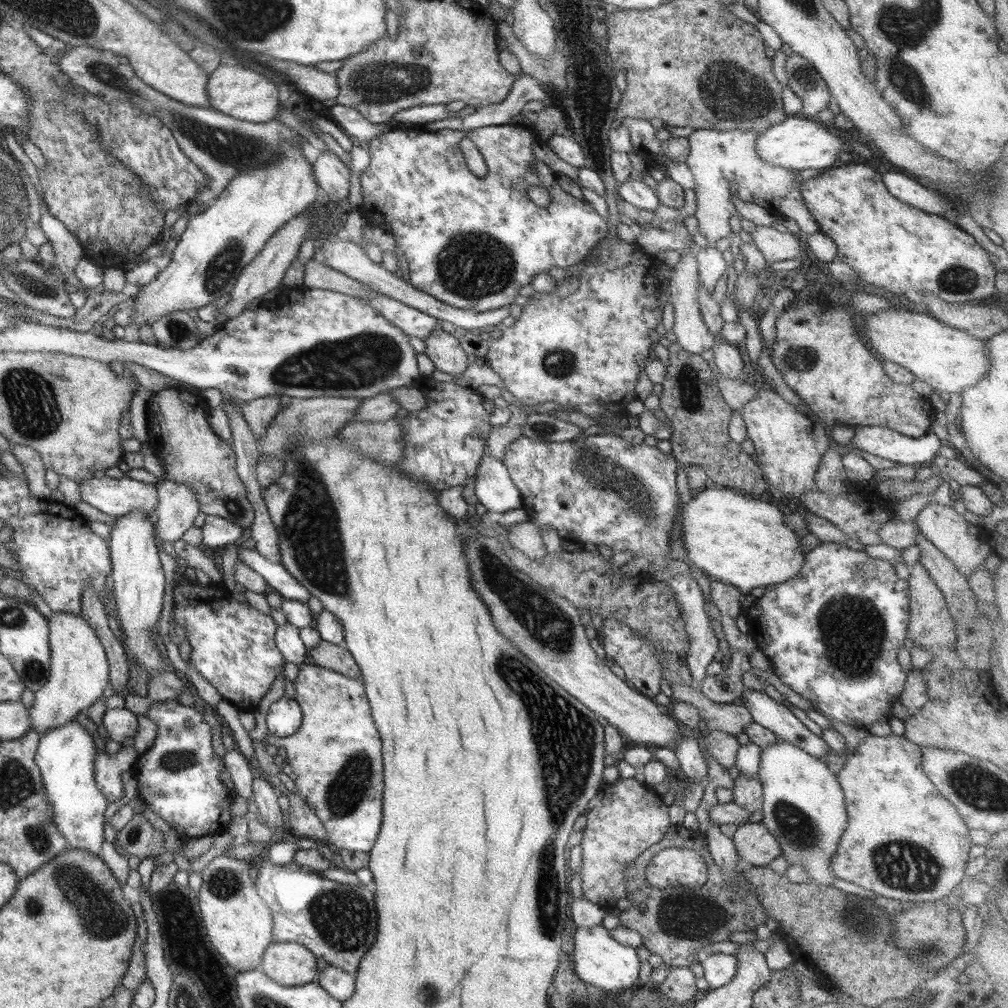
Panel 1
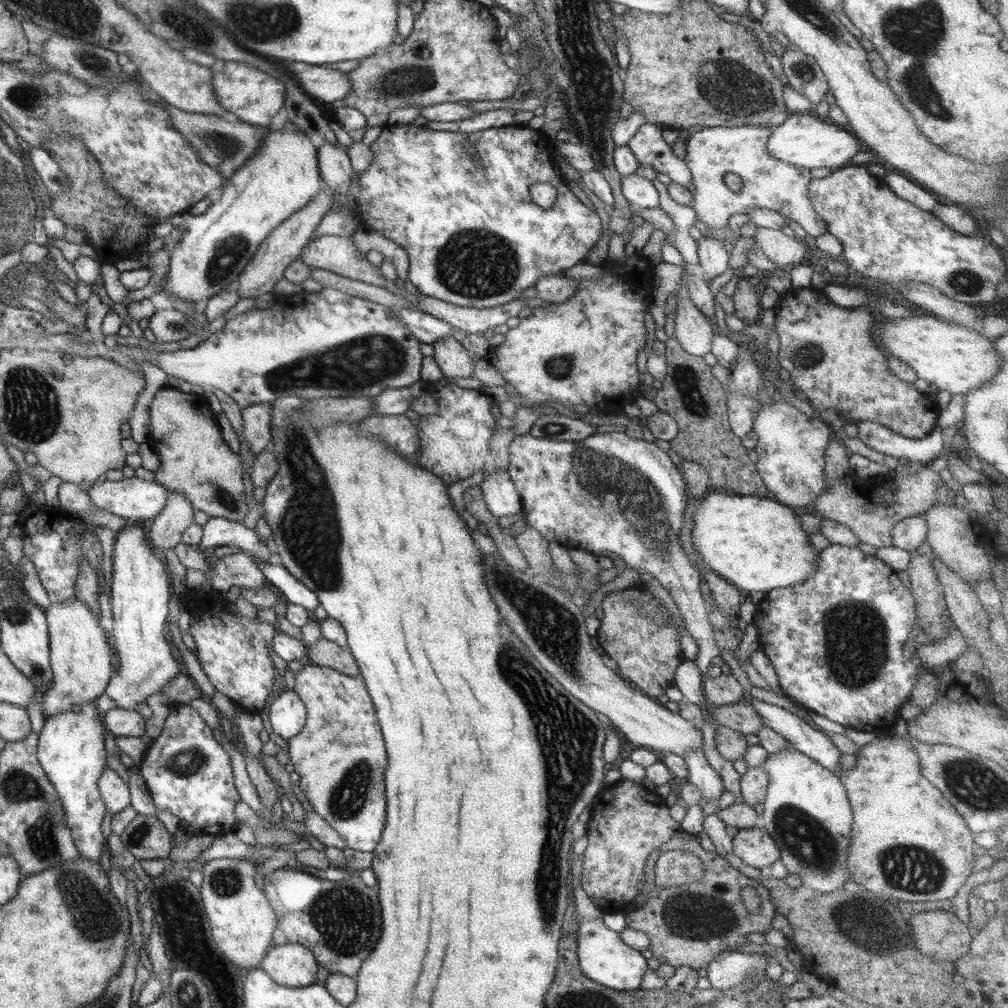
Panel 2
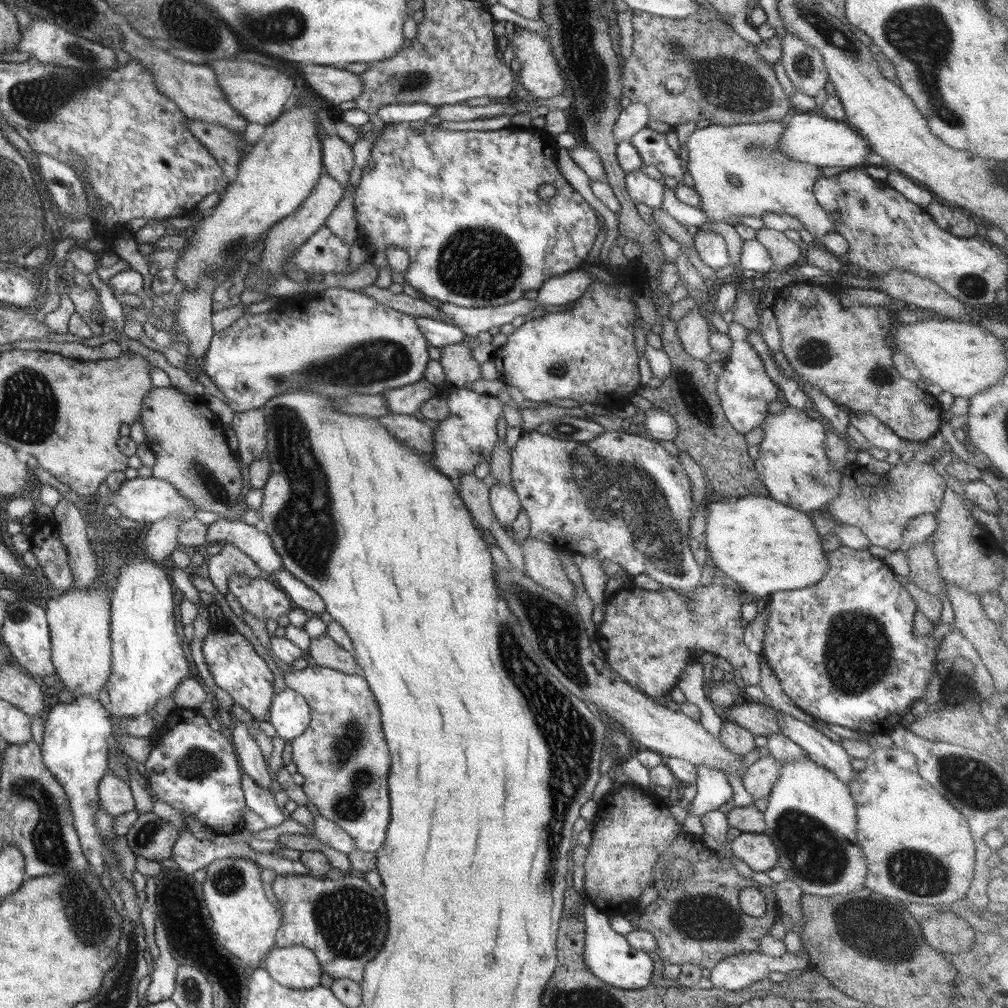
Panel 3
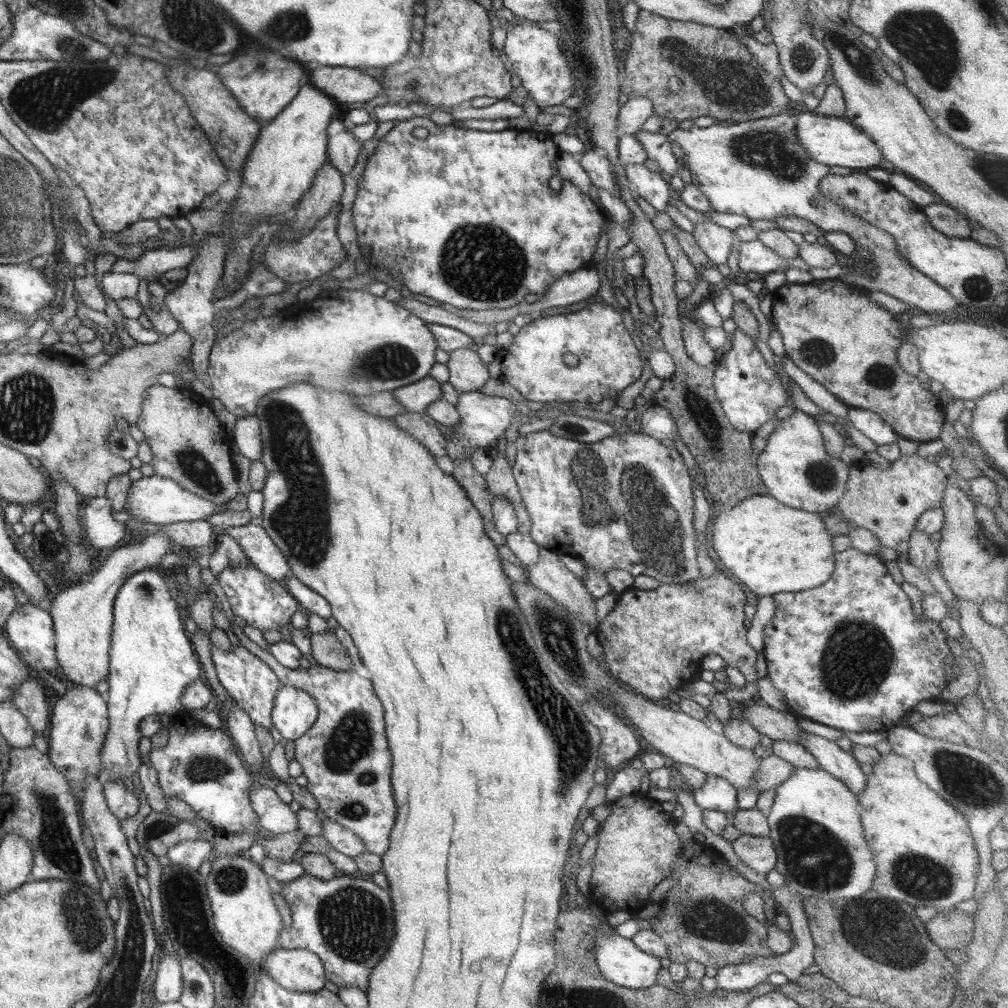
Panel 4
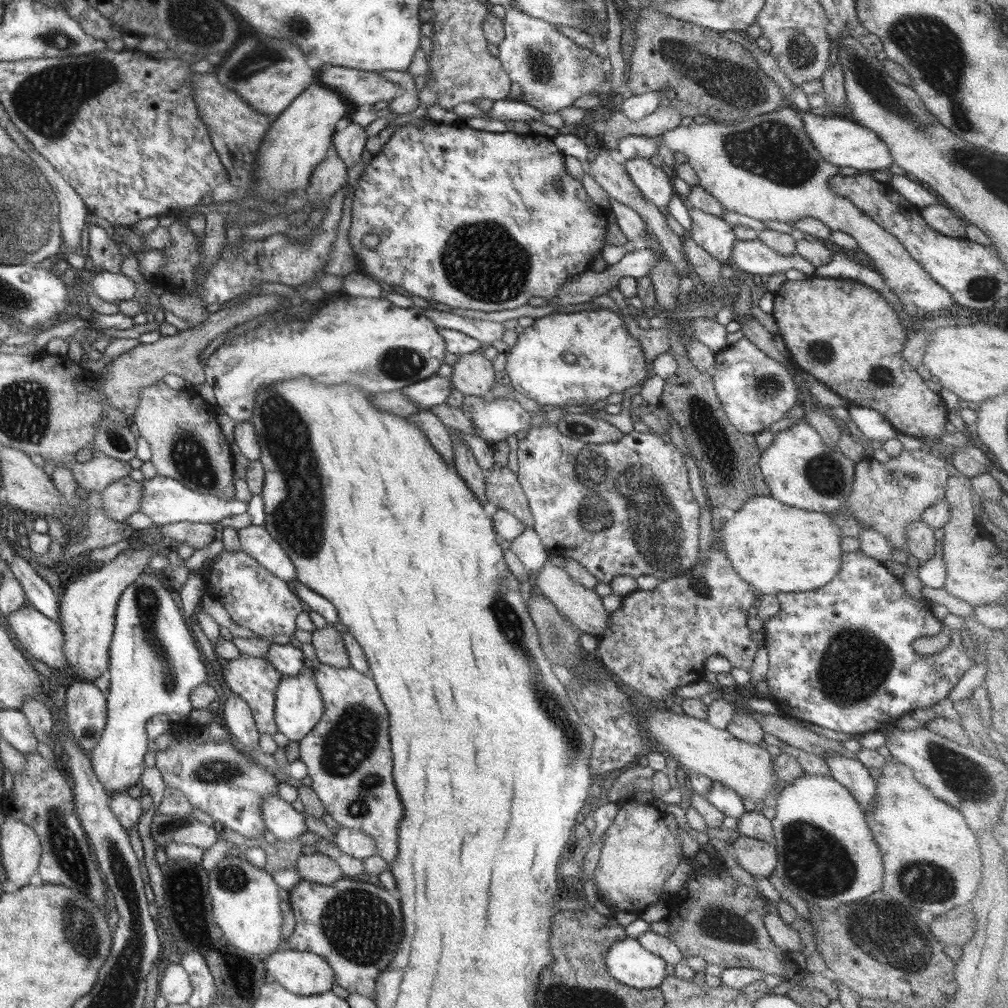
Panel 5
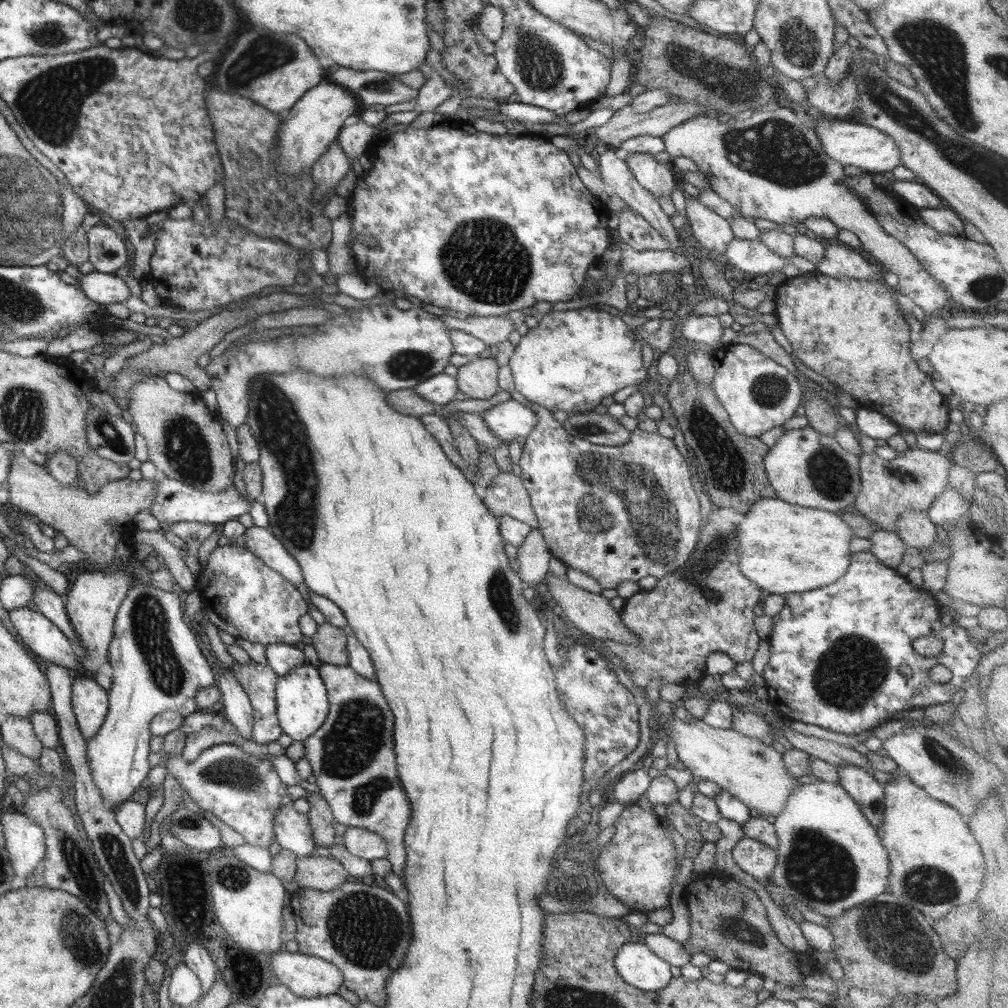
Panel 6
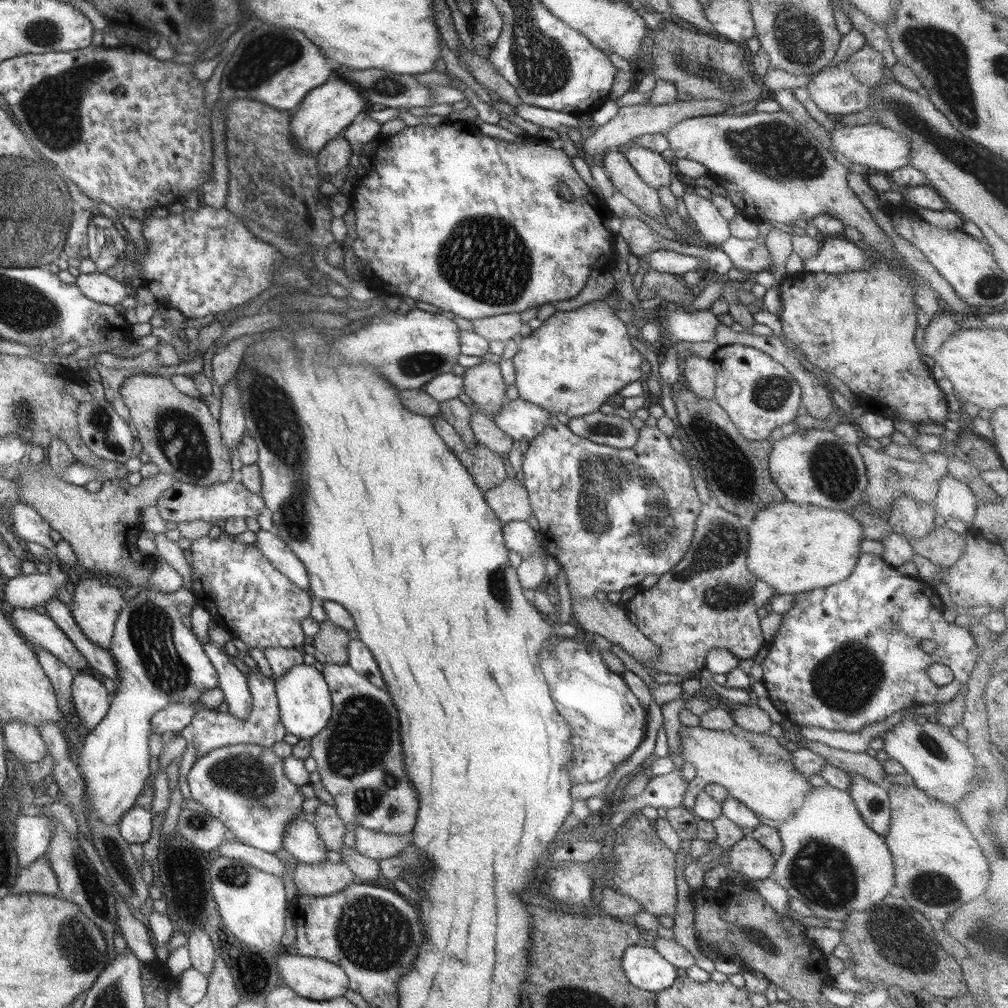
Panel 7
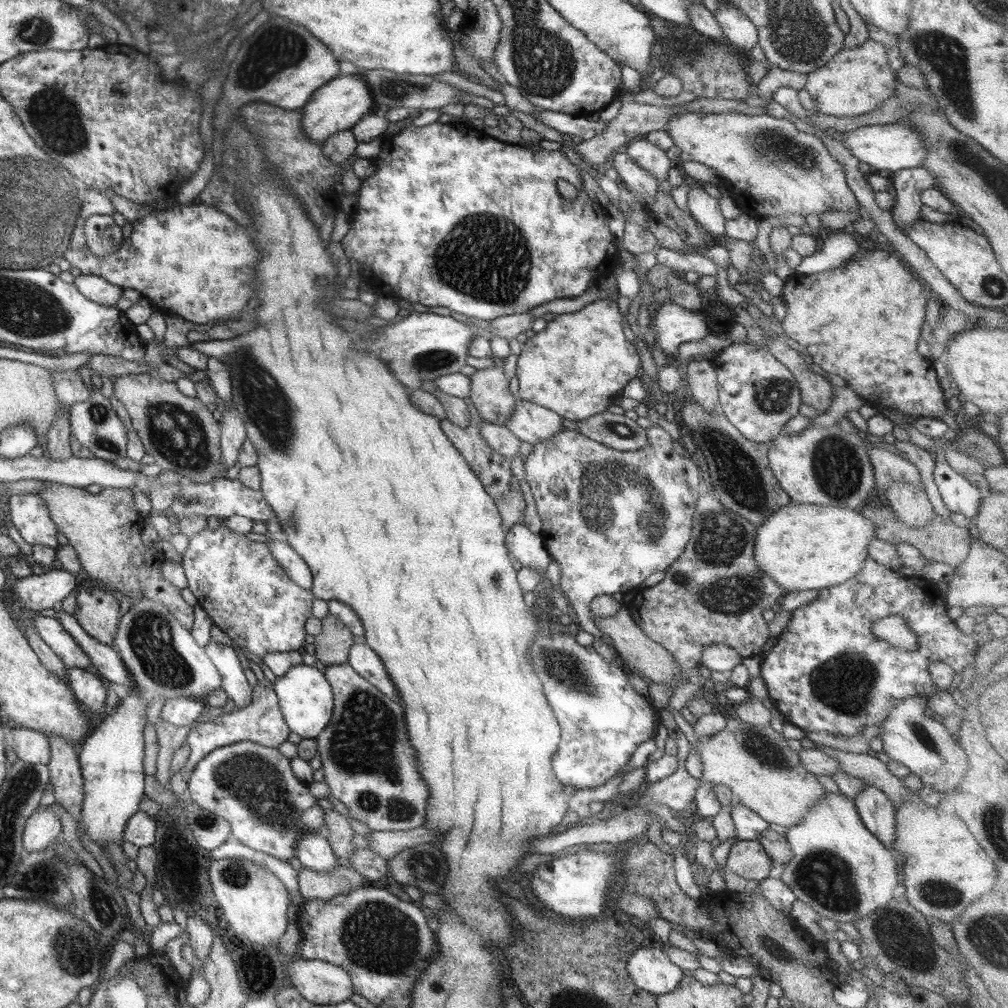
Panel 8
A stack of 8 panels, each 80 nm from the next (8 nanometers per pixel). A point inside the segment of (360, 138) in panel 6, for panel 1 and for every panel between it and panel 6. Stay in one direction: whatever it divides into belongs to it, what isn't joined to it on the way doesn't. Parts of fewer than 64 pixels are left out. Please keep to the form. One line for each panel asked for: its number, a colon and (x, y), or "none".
1: (332, 176)
2: (334, 165)
3: (337, 157)
4: (342, 149)
5: (349, 143)

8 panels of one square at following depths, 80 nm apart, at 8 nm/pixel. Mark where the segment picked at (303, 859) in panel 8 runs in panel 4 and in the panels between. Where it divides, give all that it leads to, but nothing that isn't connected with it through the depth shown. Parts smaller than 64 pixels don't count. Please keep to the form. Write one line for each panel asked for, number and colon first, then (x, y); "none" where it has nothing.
4: (274, 816)
5: (286, 824)
6: (293, 831)
7: (301, 840)

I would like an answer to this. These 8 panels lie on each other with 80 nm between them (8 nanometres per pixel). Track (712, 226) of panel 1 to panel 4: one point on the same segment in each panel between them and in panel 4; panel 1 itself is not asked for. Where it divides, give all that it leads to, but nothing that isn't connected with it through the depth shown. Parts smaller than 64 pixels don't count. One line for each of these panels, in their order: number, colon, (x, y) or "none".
2: (712, 153)
3: (770, 181)
4: (757, 168)

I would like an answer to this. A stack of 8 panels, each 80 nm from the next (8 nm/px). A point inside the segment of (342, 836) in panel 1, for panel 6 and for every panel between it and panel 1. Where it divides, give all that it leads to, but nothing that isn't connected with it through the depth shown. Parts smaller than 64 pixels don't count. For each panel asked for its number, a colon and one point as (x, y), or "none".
2: (340, 755)
3: (342, 754)
4: (344, 755)
5: (347, 753)
6: (352, 757)

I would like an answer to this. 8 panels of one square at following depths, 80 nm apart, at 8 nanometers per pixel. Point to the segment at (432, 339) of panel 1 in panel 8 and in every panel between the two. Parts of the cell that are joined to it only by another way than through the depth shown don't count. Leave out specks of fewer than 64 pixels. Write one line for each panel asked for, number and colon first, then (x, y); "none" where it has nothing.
2: (454, 361)
3: (460, 367)
4: (468, 373)
5: (473, 374)
6: (478, 379)
7: (483, 384)
8: (489, 391)

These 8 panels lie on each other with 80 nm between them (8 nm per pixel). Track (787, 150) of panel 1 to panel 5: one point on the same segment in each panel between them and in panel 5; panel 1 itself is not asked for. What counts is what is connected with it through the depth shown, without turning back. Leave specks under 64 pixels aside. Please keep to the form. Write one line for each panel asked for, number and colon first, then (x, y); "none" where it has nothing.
2: (807, 141)
3: (810, 137)
4: (832, 141)
5: (841, 142)

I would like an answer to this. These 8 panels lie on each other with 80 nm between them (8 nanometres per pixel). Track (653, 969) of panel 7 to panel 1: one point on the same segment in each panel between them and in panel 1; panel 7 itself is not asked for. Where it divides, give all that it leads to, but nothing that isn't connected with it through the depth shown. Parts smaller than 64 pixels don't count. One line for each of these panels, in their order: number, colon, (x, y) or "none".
1: (598, 959)
2: (603, 957)
3: (608, 955)
4: (619, 960)
5: (627, 961)
6: (637, 965)

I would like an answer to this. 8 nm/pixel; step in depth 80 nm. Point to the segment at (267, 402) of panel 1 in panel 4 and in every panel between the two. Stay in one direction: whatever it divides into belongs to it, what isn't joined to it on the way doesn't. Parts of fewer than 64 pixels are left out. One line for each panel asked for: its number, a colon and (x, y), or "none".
2: (256, 419)
3: (250, 428)
4: (247, 439)

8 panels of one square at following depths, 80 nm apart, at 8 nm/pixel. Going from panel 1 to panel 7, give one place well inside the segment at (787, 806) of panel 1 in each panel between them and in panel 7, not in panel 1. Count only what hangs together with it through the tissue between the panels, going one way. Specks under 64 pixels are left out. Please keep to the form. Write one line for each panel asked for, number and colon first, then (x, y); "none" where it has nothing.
2: (807, 812)
3: (811, 817)
4: (815, 826)
5: (826, 853)
6: (829, 857)
7: (832, 861)

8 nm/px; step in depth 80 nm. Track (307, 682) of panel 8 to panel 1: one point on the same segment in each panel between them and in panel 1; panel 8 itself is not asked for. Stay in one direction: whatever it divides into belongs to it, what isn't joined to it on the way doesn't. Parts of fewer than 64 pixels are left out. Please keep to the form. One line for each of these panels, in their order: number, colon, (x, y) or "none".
1: (284, 717)
2: (287, 713)
3: (289, 712)
4: (294, 711)
5: (298, 707)
6: (301, 698)
7: (305, 706)

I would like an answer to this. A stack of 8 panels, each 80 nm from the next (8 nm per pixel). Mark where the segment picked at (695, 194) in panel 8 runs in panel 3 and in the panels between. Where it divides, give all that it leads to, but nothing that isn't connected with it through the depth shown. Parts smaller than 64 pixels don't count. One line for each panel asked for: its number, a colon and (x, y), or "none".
3: (711, 246)
4: (716, 241)
5: (709, 231)
6: (713, 232)
7: (715, 230)

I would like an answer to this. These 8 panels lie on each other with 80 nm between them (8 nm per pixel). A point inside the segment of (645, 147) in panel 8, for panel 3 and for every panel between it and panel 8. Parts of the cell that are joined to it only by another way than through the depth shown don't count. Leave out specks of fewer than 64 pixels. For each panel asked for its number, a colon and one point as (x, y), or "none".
3: (643, 189)
4: (651, 186)
5: (654, 183)
6: (653, 176)
7: (653, 169)

